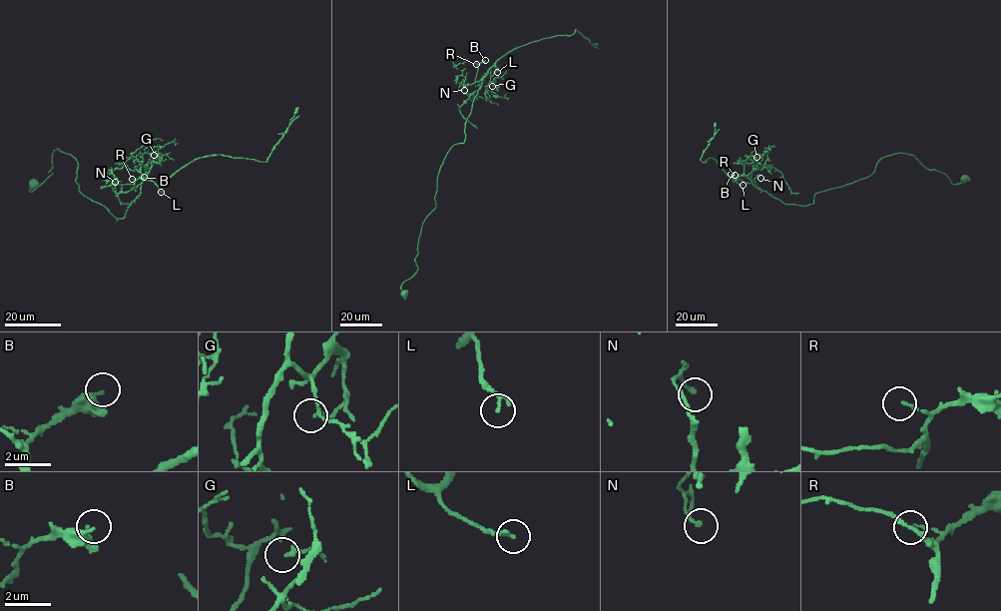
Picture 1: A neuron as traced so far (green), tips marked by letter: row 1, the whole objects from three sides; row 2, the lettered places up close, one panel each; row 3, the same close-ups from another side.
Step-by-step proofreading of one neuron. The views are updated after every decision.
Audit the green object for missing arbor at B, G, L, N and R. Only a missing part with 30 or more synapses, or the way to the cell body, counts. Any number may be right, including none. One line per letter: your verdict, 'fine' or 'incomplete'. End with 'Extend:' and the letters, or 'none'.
B: fine
G: fine
L: fine
N: fine
R: fine
Extend: none

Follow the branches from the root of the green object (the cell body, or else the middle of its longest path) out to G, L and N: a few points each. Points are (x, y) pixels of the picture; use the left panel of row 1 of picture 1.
G: (32, 184), (30, 192), (52, 174), (56, 149), (70, 154), (79, 190), (117, 221), (140, 194), (154, 155)
L: (32, 184), (30, 192), (52, 174), (58, 149), (78, 163), (79, 190), (117, 221), (146, 179), (161, 192)
N: (32, 184), (52, 174), (56, 149), (70, 154), (79, 190), (117, 221), (141, 185), (118, 194), (115, 182)

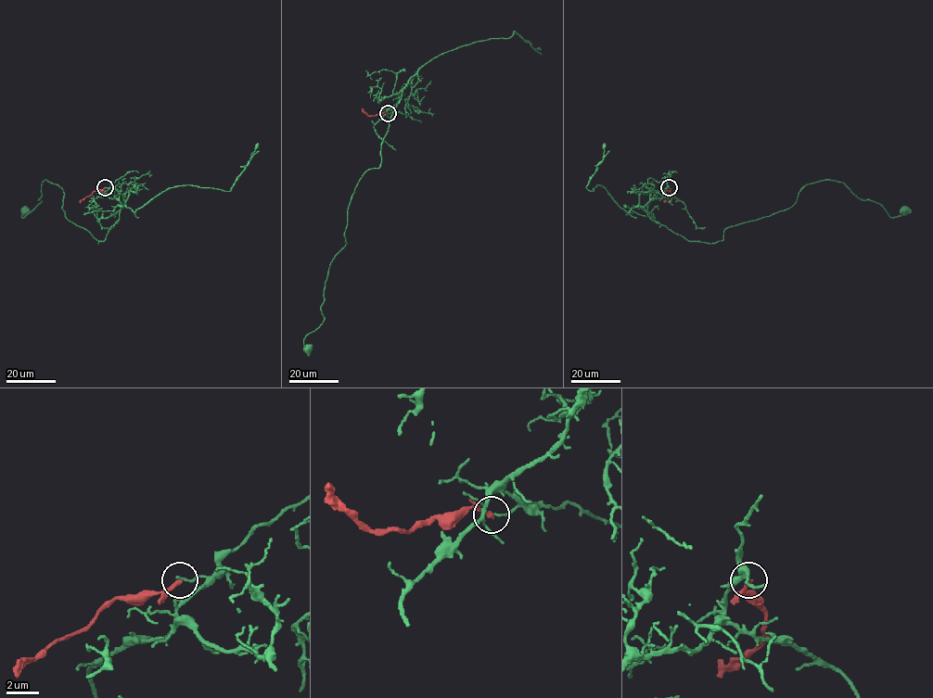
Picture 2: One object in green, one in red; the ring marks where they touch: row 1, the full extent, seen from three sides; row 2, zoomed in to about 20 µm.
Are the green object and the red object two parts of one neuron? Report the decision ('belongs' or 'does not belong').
does not belong

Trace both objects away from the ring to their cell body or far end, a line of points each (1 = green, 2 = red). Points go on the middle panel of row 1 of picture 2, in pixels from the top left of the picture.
1: (388, 113), (404, 88), (380, 166), (355, 188), (346, 246), (325, 282), (324, 320), (304, 339), (306, 349)
2: (388, 113), (370, 116), (363, 109)

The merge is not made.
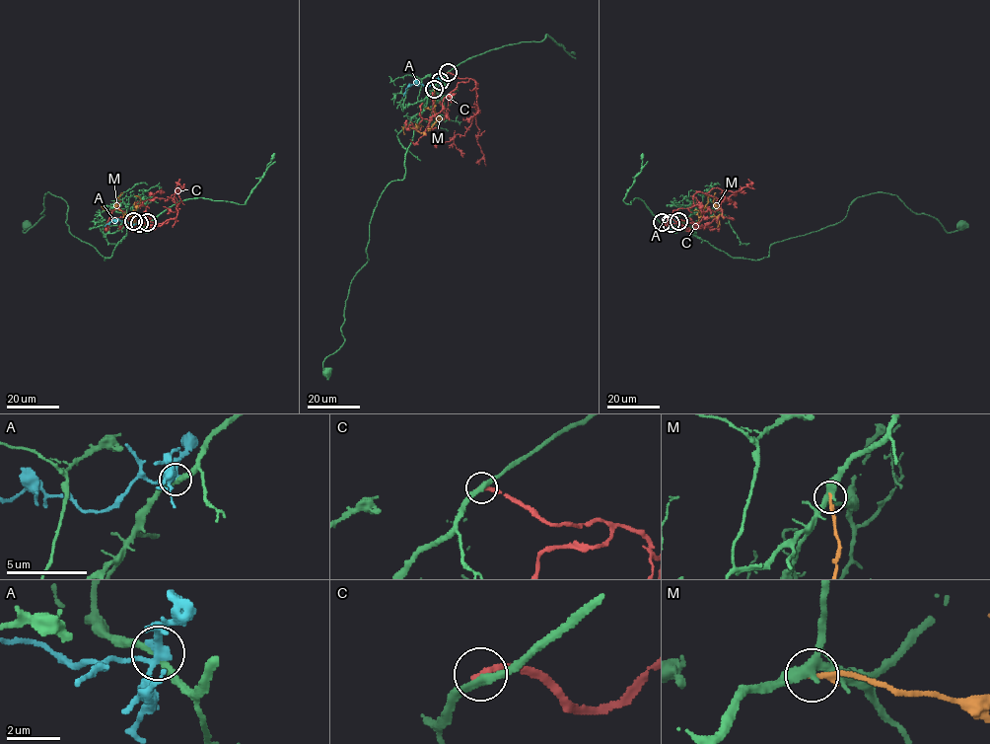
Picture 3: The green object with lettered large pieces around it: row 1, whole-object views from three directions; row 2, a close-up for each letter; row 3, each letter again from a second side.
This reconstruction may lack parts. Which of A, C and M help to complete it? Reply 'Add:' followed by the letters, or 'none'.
Add: none

